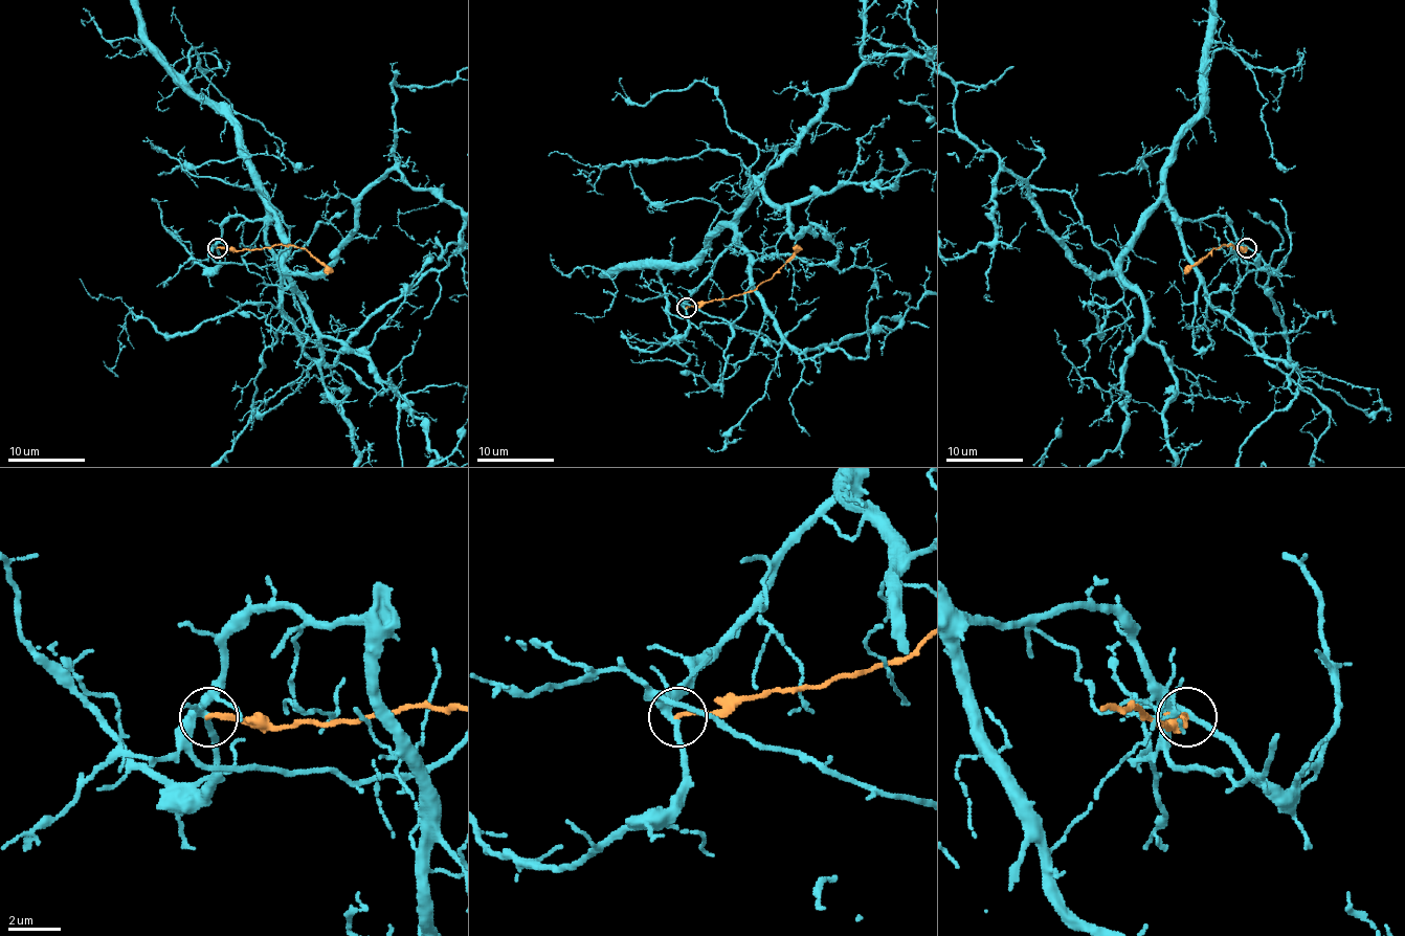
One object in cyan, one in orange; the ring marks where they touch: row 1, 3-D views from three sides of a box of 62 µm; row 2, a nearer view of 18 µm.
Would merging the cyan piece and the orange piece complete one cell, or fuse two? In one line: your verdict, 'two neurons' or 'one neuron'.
two neurons

